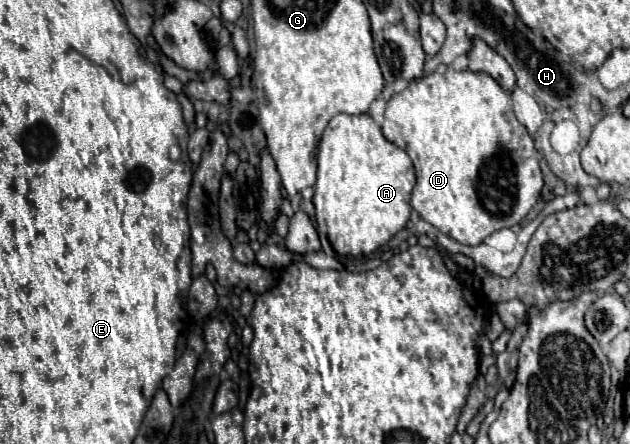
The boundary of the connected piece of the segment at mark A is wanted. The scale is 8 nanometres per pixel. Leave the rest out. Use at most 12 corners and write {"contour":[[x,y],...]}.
{"contour":[[336,115],[314,185],[322,251],[372,257],[410,219],[408,153]]}

